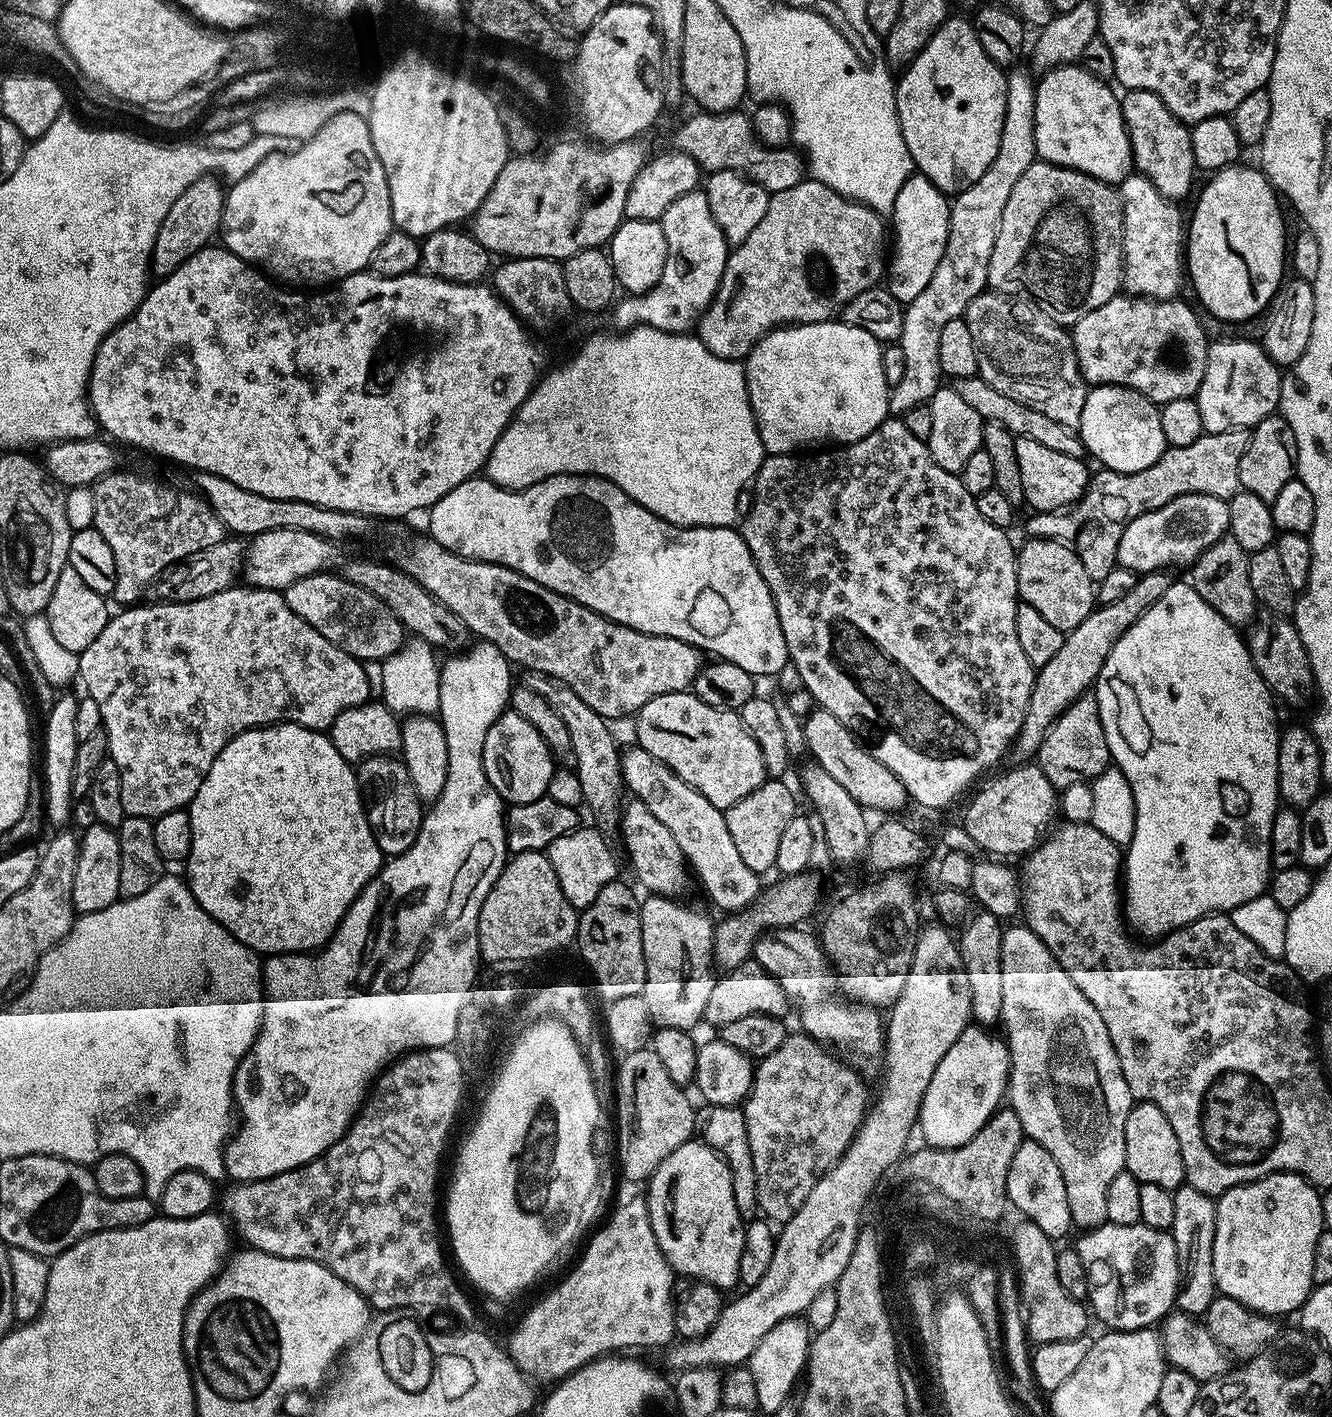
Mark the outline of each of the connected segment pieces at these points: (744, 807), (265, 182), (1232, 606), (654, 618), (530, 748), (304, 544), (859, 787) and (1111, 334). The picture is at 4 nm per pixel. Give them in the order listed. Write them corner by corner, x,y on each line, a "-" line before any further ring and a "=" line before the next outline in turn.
768,778
762,786
758,786
758,790
754,790
754,794
746,794
742,802
734,802
734,806
724,812
727,829
734,838
734,847
750,870
765,874
775,869
778,841
790,823
790,818
798,812
796,800
792,796
795,796
793,789
788,788
783,779
=
338,114
334,118
330,118
330,122
326,122
326,126
322,126
322,130
318,130
318,134
303,141
295,150
270,154
270,158
266,158
266,162
260,162
258,166
254,166
254,170
250,170
250,174
246,174
246,178
235,181
227,189
224,198
223,247
248,264
259,266
269,277
288,286
308,286
304,284
332,286
345,280
347,276
352,276
355,272
365,271
371,265
372,256
378,250
378,246
382,246
382,242
393,231
390,190
386,182
386,174
382,170
382,162
378,162
378,154
374,150
374,142
368,129
367,119
358,114
=
1232,535
1223,536
1214,546
1210,546
1190,565
1190,583
1192,588
1222,618
1226,618
1230,623
1237,626
1247,626
1256,619
1258,615
1258,605
1256,595
1250,586
1250,562
1249,553
1238,546
1236,539
=
551,476
529,488
512,492
508,488
499,488
487,478
473,478
454,486
446,498
442,498
427,513
427,535
431,536
446,550
458,554
467,560
481,560
487,564
501,564
512,568
518,574
602,614
606,619
618,622
622,626
630,626
646,634
658,634
666,638
678,638
682,642
692,644
700,649
701,653
713,652
713,657
734,662
734,666
742,666
750,675
757,678
763,676
776,676
785,667
789,667
788,647
786,638
782,634
782,626
778,622
778,610
774,606
774,598
746,546
743,535
735,527
730,528
679,528
676,524
666,522
650,510
646,510
634,498
630,498
614,482
603,480
601,476
=
506,710
496,719
494,726
490,726
486,734
486,746
482,750
482,762
490,786
494,786
494,790
498,790
500,797
509,805
534,802
548,795
550,778
554,771
552,751
546,746
542,734
538,734
538,730
534,730
534,726
530,726
530,722
526,722
526,718
518,713
=
266,530
266,534
258,534
247,541
243,583
253,588
280,592
298,582
298,578
335,569
335,564
341,563
340,548
337,541
310,534
310,530
=
817,707
809,716
803,717
805,730
805,746
807,755
811,757
815,763
822,766
822,770
826,770
826,774
830,774
830,778
834,778
834,782
846,789
846,794
850,794
850,798
854,798
860,804
861,808
876,812
888,812
884,814
896,814
904,803
909,803
910,797
908,791
902,786
902,782
891,772
886,770
886,766
882,766
882,762
878,762
878,758
874,758
874,754
867,747
863,748
861,741
853,736
852,732
846,726
842,726
842,722
838,722
838,718
834,718
834,714
830,714
822,707
=
1117,294
1071,325
1070,335
1080,373
1089,385
1120,384
1133,388
1157,406
1174,402
1174,398
1195,397
1202,386
1210,336
1204,333
1195,310
1180,298
1150,300

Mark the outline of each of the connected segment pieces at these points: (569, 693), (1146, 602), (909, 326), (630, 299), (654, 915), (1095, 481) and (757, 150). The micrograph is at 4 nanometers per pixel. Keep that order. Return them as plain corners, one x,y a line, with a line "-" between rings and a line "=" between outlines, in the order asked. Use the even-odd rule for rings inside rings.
532,674
527,677
526,687
542,694
550,702
550,706
562,722
566,724
566,730
570,730
570,746
574,750
576,763
574,771
578,774
578,782
582,782
582,794
584,795
584,804
589,808
598,819
604,824
615,825
620,819
622,811
622,799
620,795
625,795
626,785
624,775
620,773
621,749
616,749
616,740
612,737
609,721
603,716
599,716
574,690
570,690
564,684
552,680
549,676
=
1168,570
1143,573
1134,582
1134,590
1130,590
1130,594
1118,598
1118,602
1093,607
1092,613
1065,635
1058,654
1054,654
1054,658
1050,658
1050,662
1046,662
1046,666
1036,673
1030,702
1026,706
1026,718
1022,718
1022,730
1016,736
1014,745
1017,761
1028,762
1035,757
1036,751
1042,746
1042,738
1046,738
1046,730
1050,730
1052,723
1059,718
1062,710
1066,710
1066,706
1070,706
1070,702
1095,685
1096,675
1102,670
1118,638
1122,638
1122,634
1126,634
1126,630
1138,622
1143,612
1150,610
1150,606
1154,606
1154,602
1158,602
1158,598
1170,590
1174,582
1172,575
=
1011,67
1006,74
1006,114
1003,116
998,154
994,154
994,162
986,166
986,174
951,201
950,238
946,238
946,254
942,254
942,262
938,262
926,290
922,290
922,294
918,294
918,298
903,309
904,321
898,343
906,357
906,371
897,384
891,385
888,394
888,410
893,417
903,417
906,410
928,404
933,394
942,387
938,338
942,338
945,326
961,319
970,302
988,288
990,254
994,254
994,238
1002,222
1002,210
1006,210
1010,190
1014,190
1018,178
1022,178
1022,174
1026,174
1027,168
1038,158
1034,142
1036,82
1028,74
1027,67
1020,67
=
702,190
682,194
658,221
666,234
666,266
662,266
662,278
649,292
640,296
631,294
615,301
611,309
613,329
639,328
641,324
663,332
688,334
700,323
700,316
710,306
722,274
726,270
730,245
718,230
714,214
710,214
710,202
=
648,894
640,904
642,950
646,958
645,998
649,1021
656,1028
691,1031
703,1021
714,983
714,920
671,896
=
1235,428
1222,434
1205,434
1190,446
1168,446
1146,470
1137,472
1109,472
1096,470
1091,473
1088,489
1083,496
1067,510
1036,512
1028,520
1027,535
1042,540
1062,540
1078,554
1086,574
1094,582
1106,578
1110,570
1117,567
1116,555
1122,530
1134,518
1158,506
1166,506
1182,494
1210,494
1214,498
1231,500
1233,494
1241,491
1238,466
1242,454
1246,454
1249,433
=
733,110
731,112
706,112
697,111
697,116
692,116
680,129
676,132
675,151
690,154
690,158
694,158
694,162
698,162
698,166
705,173
711,174
721,172
722,170
734,170
738,174
742,174
746,178
750,178
754,182
758,182
758,186
762,186
768,193
781,192
782,190
790,190
790,186
798,186
806,179
806,160
799,151
793,150
791,147
771,148
764,145
752,128
751,119
747,115
743,116
743,111

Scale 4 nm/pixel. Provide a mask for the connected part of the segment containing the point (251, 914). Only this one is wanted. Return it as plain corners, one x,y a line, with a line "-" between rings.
281,722
266,724
262,728
251,728
234,737
224,747
222,754
214,758
214,766
210,766
202,786
198,786
198,794
194,794
192,803
186,809
192,831
190,854
186,861
186,883
198,906
202,906
202,910
206,910
206,914
218,921
234,939
261,957
286,956
290,952
310,953
323,948
335,934
348,907
356,901
361,890
377,876
386,863
386,857
372,833
368,821
370,812
368,808
364,809
364,796
360,793
359,782
361,783
357,769
346,758
342,758
342,754
338,754
331,735
323,731
301,724

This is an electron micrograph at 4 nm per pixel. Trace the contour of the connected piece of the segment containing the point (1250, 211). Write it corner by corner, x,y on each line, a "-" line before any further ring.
1240,167
1221,168
1209,179
1212,181
1201,190
1200,197
1199,192
1195,197
1196,209
1186,228
1186,272
1192,275
1192,288
1197,298
1210,315
1237,322
1259,317
1259,312
1277,299
1285,279
1284,268
1286,272
1284,216
1280,213
1278,193
1259,167

